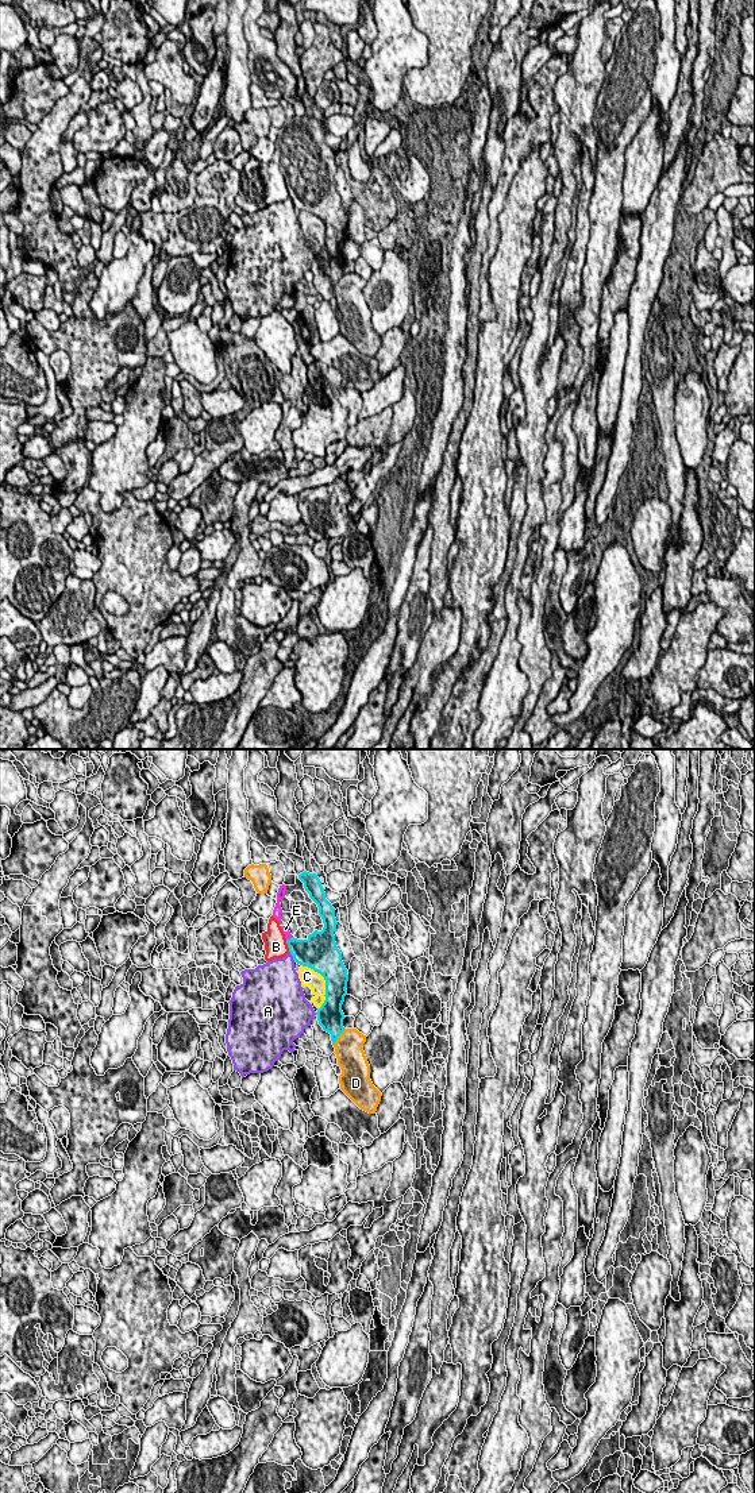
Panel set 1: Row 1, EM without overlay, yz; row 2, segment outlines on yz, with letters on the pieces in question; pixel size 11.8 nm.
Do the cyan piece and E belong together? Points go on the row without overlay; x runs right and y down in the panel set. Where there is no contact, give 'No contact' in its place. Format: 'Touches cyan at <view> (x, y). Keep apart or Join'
Touches cyan at yz (291, 182). Join

